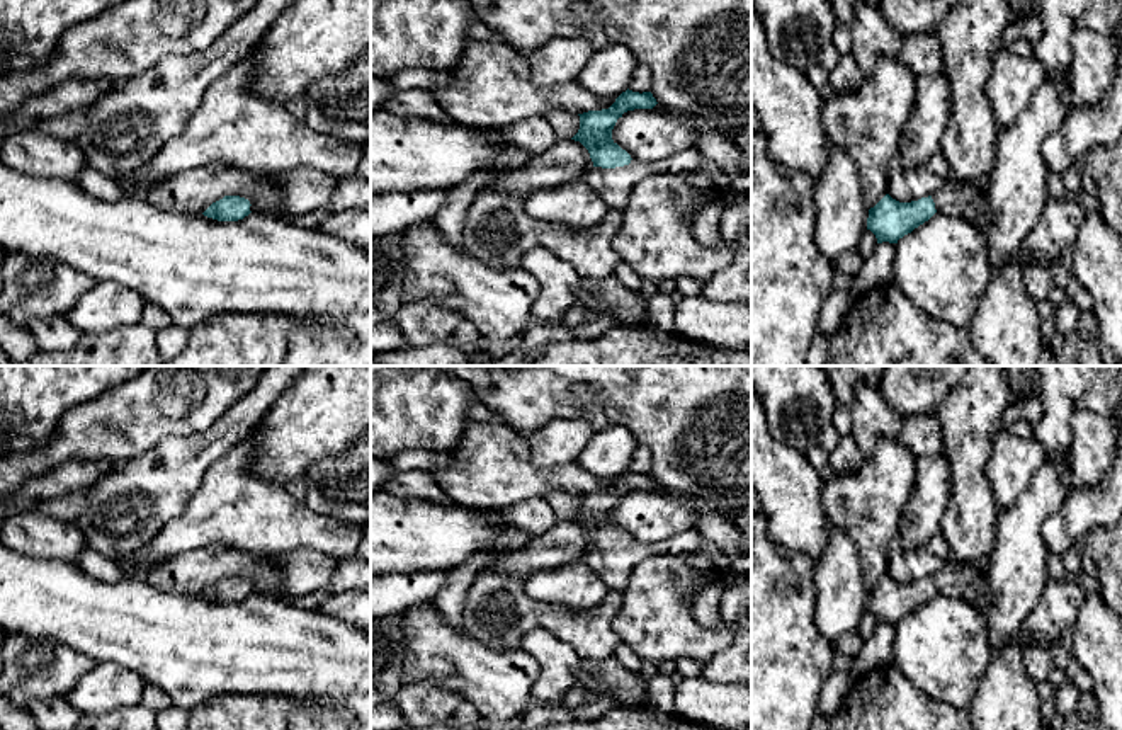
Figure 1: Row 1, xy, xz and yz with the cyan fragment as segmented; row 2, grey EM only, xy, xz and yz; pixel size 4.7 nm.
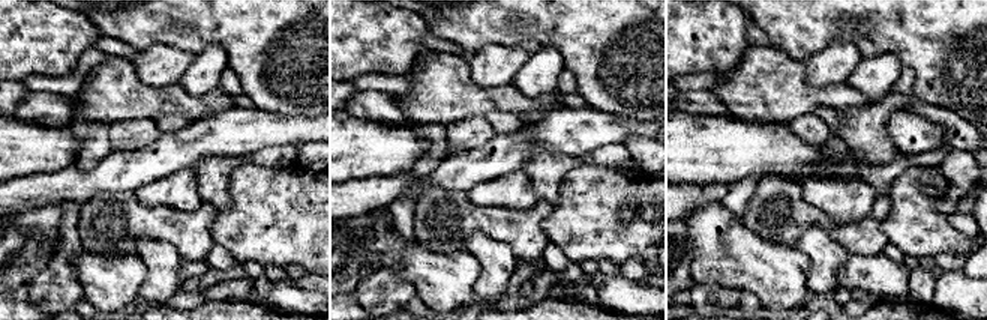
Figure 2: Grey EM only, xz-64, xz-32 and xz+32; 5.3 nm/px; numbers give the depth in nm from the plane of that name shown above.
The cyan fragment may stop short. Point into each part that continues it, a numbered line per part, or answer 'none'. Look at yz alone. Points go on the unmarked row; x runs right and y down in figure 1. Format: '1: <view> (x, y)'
1: yz (952, 579)

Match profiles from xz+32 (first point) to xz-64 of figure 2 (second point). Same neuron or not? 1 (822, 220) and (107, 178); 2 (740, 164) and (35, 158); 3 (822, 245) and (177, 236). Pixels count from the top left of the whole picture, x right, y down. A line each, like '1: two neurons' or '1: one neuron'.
1: two neurons
2: one neuron
3: two neurons

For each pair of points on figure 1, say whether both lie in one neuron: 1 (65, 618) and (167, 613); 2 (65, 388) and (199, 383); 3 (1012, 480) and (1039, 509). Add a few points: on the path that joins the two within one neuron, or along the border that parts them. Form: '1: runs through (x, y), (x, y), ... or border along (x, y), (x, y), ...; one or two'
1: runs through (90, 618), (141, 618); one
2: border along (121, 383), (75, 405); two
3: border along (1046, 460), (1025, 492), (1002, 511); two

